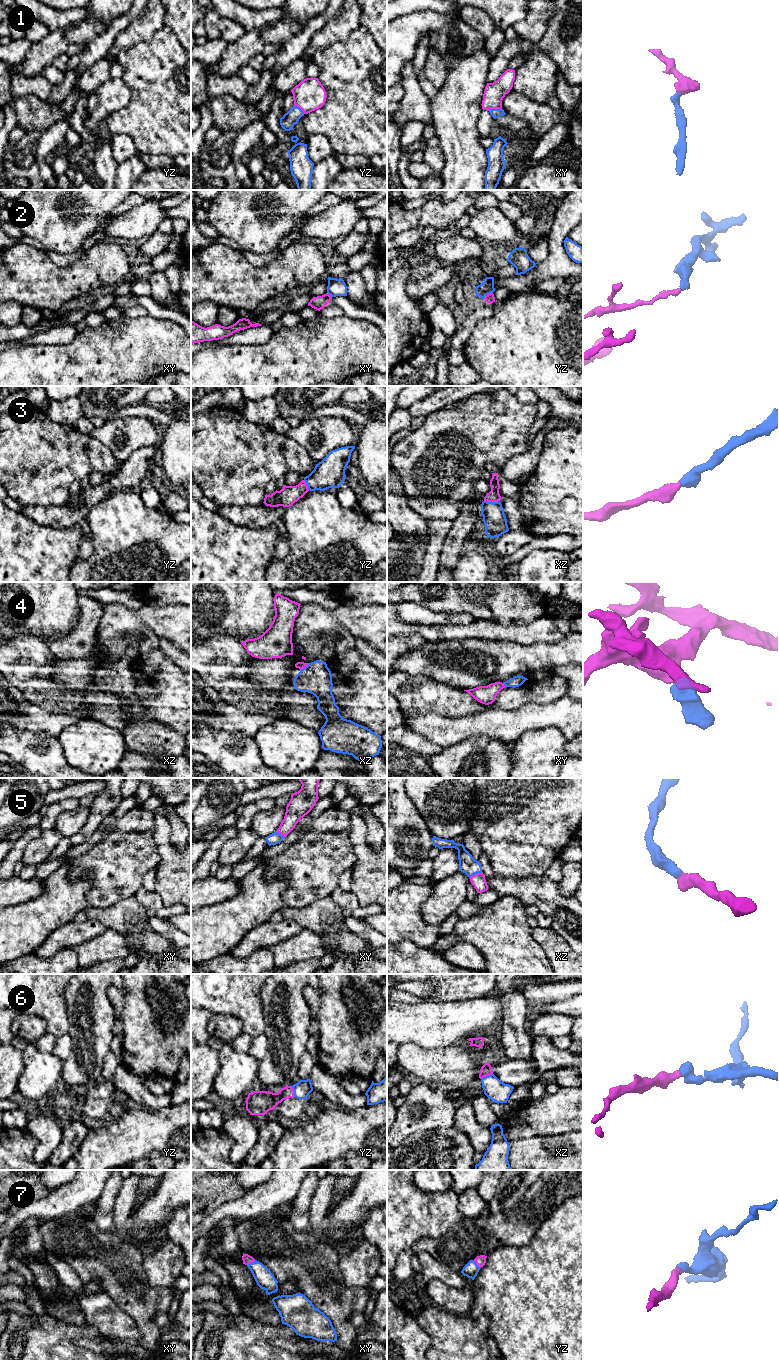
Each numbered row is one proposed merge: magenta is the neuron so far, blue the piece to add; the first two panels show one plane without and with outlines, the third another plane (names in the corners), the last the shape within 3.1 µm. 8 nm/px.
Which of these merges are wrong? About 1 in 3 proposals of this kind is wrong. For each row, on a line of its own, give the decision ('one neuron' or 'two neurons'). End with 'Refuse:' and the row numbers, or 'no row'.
1: one neuron
2: two neurons
3: one neuron
4: one neuron
5: one neuron
6: one neuron
7: one neuron
Refuse: 2

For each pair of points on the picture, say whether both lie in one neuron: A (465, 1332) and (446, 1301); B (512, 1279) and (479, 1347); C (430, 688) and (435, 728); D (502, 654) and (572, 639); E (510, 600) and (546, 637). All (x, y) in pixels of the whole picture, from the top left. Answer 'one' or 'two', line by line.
A: two
B: two
C: two
D: one
E: two

